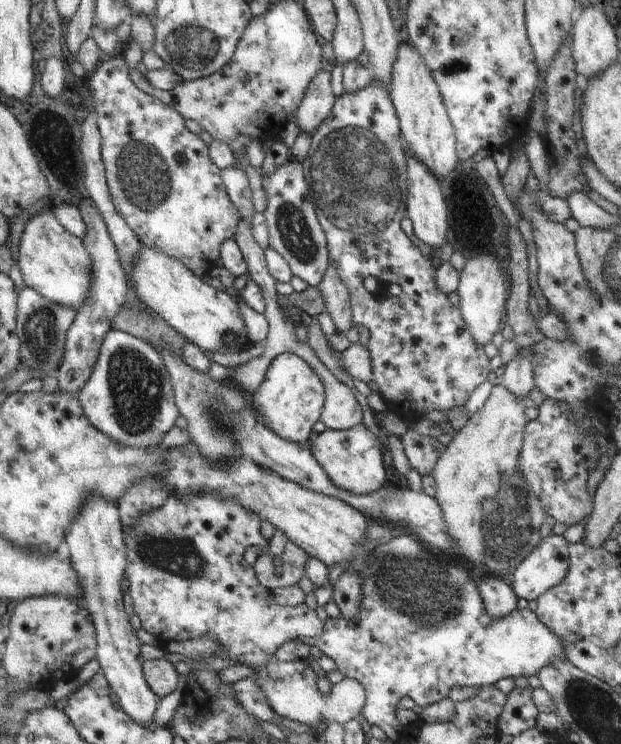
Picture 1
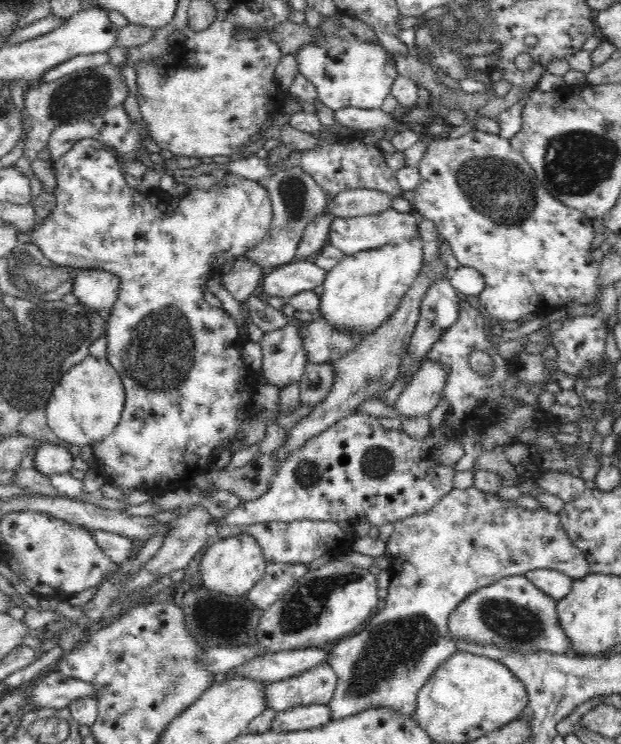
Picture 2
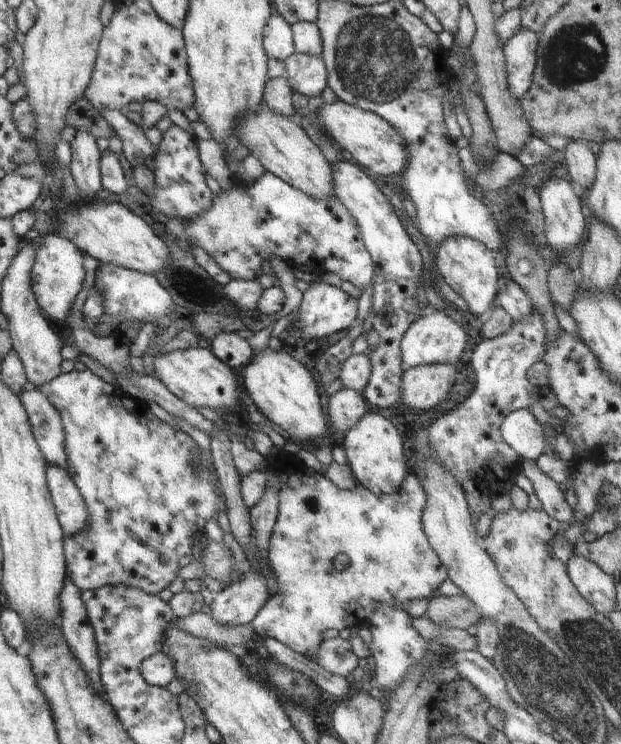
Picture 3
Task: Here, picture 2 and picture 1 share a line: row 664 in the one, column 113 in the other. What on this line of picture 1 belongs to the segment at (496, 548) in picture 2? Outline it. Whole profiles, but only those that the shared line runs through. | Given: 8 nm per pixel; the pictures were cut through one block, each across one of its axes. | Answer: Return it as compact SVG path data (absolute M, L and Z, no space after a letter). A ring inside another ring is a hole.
M110 329L88 382L77 400L86 420L110 440L126 448L154 448L180 416L162 356L154 347L120 330Z

